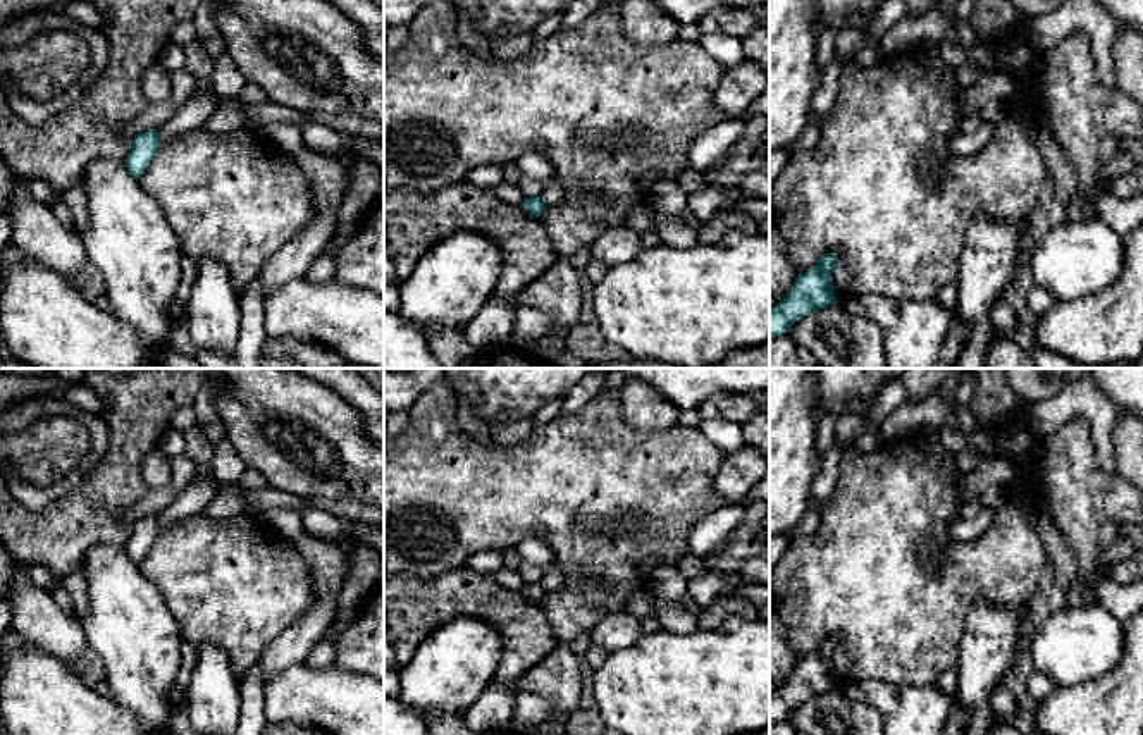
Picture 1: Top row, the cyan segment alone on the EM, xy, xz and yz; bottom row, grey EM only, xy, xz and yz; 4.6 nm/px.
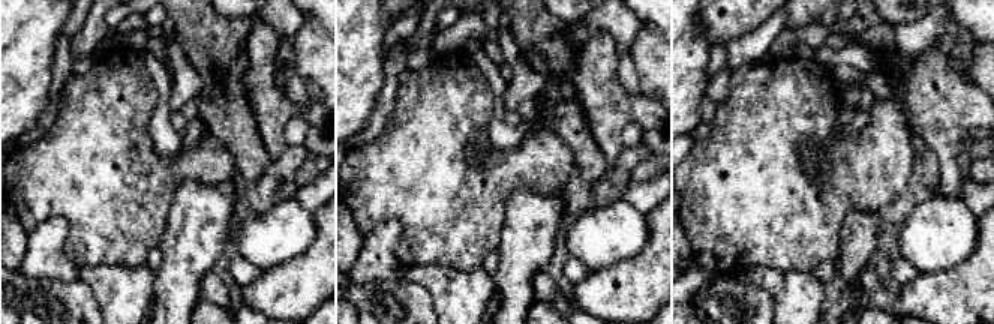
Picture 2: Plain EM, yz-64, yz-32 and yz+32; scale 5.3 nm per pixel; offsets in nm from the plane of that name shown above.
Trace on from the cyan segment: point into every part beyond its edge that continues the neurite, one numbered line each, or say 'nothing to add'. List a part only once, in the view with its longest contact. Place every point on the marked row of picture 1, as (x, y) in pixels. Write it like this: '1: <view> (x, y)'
nothing to add

